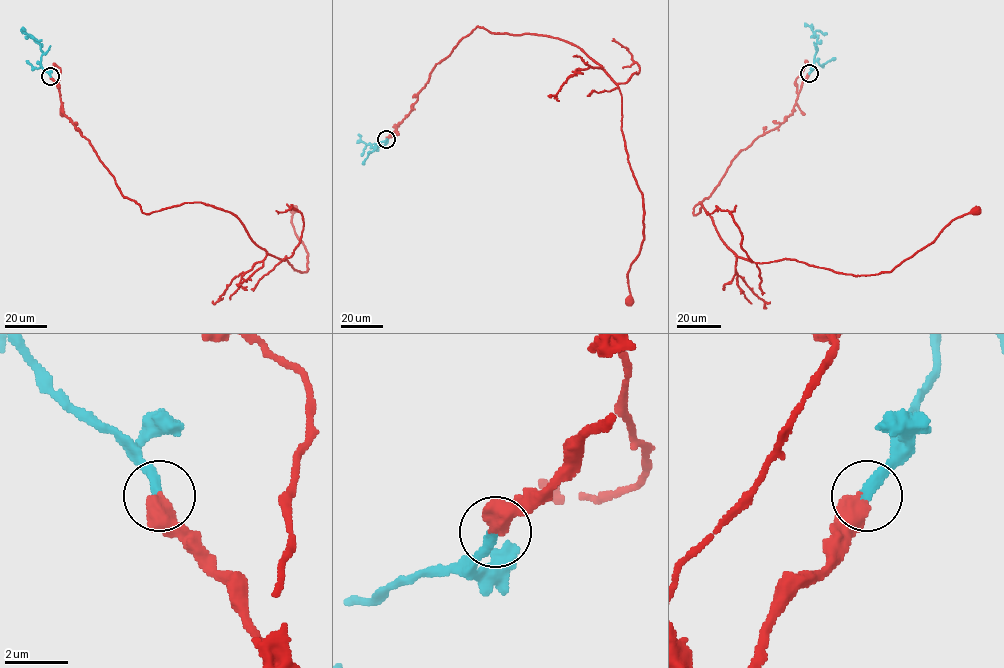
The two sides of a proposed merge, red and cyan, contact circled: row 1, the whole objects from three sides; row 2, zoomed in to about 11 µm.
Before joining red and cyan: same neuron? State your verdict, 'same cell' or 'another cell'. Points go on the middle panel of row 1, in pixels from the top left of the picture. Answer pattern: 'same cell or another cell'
same cell

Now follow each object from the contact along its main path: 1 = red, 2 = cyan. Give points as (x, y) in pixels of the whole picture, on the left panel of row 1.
1: (50, 76), (62, 112), (145, 213), (186, 202), (220, 208), (268, 254), (305, 272), (293, 209)
2: (50, 76), (41, 65), (40, 45), (22, 27)

